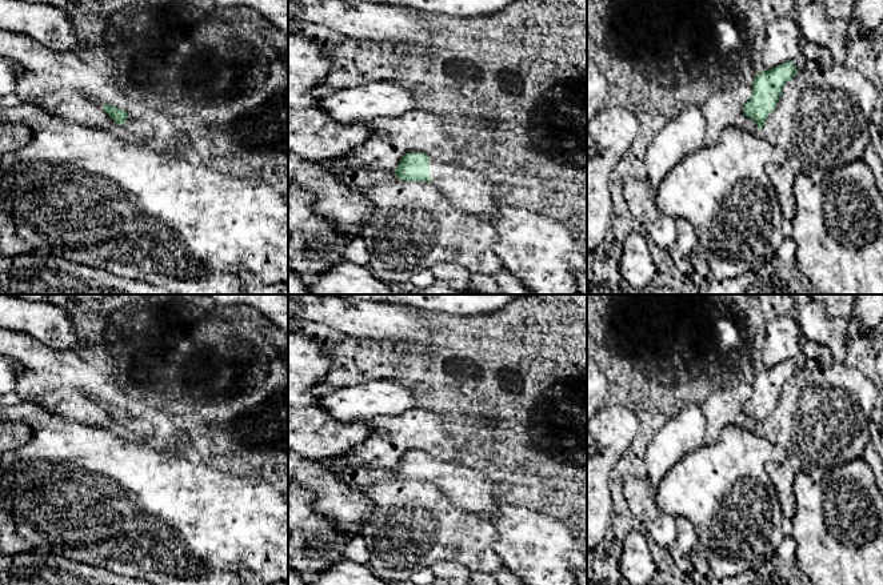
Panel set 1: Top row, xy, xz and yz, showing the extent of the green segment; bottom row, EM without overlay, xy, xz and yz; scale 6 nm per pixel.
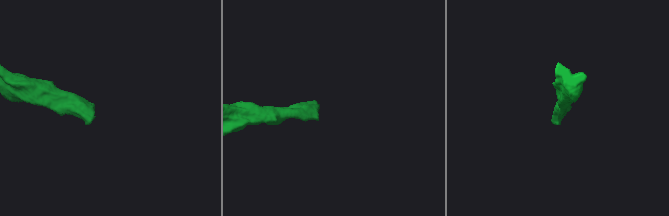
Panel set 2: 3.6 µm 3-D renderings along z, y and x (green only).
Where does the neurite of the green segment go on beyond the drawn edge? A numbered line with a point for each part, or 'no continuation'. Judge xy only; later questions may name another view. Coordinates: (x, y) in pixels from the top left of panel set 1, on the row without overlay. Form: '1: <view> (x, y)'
1: xy (132, 423)

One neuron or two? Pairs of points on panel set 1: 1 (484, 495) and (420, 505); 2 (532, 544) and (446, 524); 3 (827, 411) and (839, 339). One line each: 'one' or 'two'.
1: two
2: two
3: two

